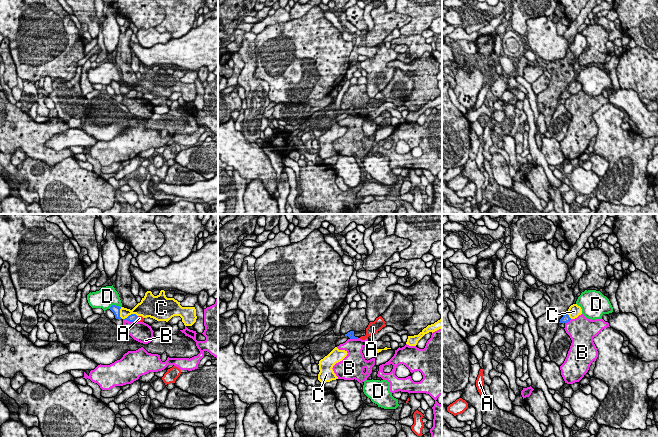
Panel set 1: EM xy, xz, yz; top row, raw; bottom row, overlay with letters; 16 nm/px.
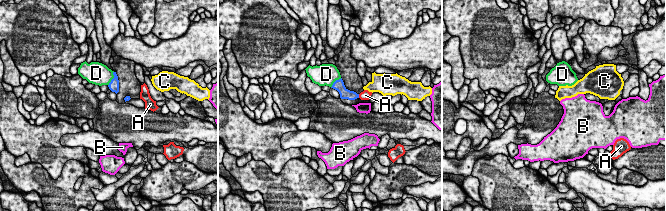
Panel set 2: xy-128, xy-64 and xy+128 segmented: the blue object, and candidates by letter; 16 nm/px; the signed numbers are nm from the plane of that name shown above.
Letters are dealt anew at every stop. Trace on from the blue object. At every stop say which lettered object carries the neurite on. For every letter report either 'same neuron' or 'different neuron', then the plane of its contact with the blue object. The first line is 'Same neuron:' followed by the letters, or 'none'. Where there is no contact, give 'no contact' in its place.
Same neuron: none
A: different neuron | xy
B: different neuron | xy
C: different neuron | xy
D: different neuron | xy

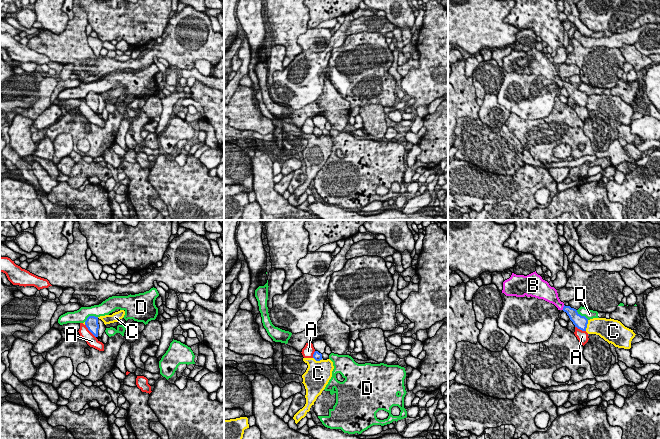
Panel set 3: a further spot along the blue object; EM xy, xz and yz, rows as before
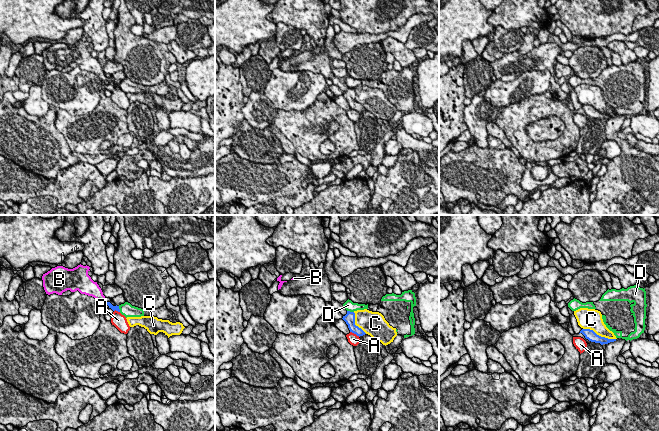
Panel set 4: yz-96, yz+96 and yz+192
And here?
Same neuron: B
A: different neuron | xy
B: same neuron | yz
C: different neuron | yz
D: different neuron | xy

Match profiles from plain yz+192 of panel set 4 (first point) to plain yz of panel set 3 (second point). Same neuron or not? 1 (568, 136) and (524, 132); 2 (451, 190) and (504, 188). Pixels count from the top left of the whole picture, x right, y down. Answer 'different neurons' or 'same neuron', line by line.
1: same neuron
2: same neuron

